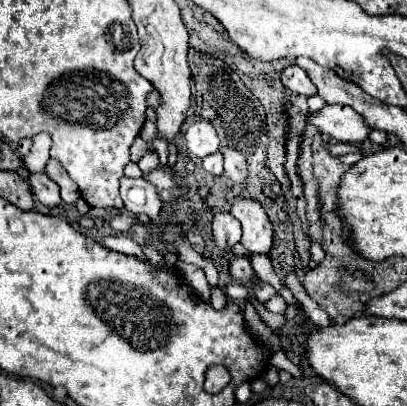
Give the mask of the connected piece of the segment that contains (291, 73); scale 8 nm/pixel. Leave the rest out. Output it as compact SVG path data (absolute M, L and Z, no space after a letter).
M289 65L281 71L281 81L287 89L291 89L293 93L299 93L299 95L305 95L305 97L311 97L317 93L317 87L311 83L311 79L307 77L307 73L297 67L297 65Z

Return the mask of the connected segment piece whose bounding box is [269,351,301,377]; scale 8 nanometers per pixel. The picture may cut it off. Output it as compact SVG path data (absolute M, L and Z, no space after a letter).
M283 351L275 353L275 355L271 357L271 361L269 361L269 363L271 363L271 365L275 365L277 369L283 369L283 371L287 371L287 373L295 375L295 377L301 377L301 367L297 367L295 363L291 363Z

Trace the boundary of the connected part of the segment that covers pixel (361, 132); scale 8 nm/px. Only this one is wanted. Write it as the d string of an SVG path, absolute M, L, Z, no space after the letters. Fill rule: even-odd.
M325 105L321 111L309 113L307 121L315 125L321 133L327 133L343 143L365 141L371 131L351 107L341 105Z

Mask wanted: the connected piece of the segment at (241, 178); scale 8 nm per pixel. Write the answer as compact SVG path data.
M223 147L221 153L225 157L225 175L235 183L245 183L247 181L245 157L233 147Z

